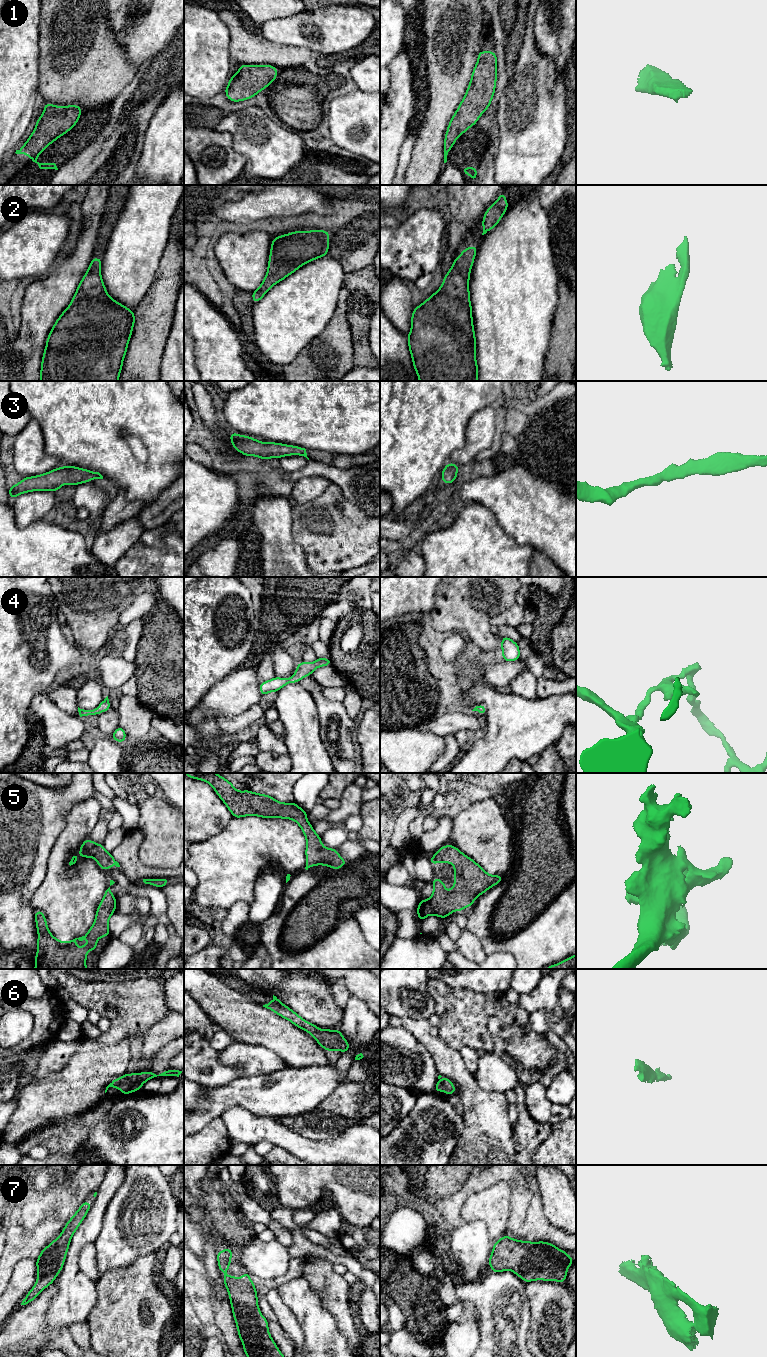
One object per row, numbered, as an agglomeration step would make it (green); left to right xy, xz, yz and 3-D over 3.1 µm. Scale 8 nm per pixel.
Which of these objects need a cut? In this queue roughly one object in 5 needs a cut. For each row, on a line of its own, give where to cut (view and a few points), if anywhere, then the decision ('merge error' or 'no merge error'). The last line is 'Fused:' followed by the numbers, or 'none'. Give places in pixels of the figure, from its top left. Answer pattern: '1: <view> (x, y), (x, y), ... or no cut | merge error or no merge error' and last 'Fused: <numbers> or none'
1: no cut | no merge error
2: no cut | no merge error
3: no cut | no merge error
4: no cut | no merge error
5: no cut | no merge error
6: no cut | no merge error
7: no cut | no merge error
Fused: none

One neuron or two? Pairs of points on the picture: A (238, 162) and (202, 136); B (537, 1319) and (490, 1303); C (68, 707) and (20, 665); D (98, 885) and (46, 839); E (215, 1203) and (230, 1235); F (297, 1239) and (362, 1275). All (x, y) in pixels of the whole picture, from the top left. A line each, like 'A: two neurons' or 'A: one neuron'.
A: one neuron
B: two neurons
C: two neurons
D: two neurons
E: one neuron
F: one neuron

